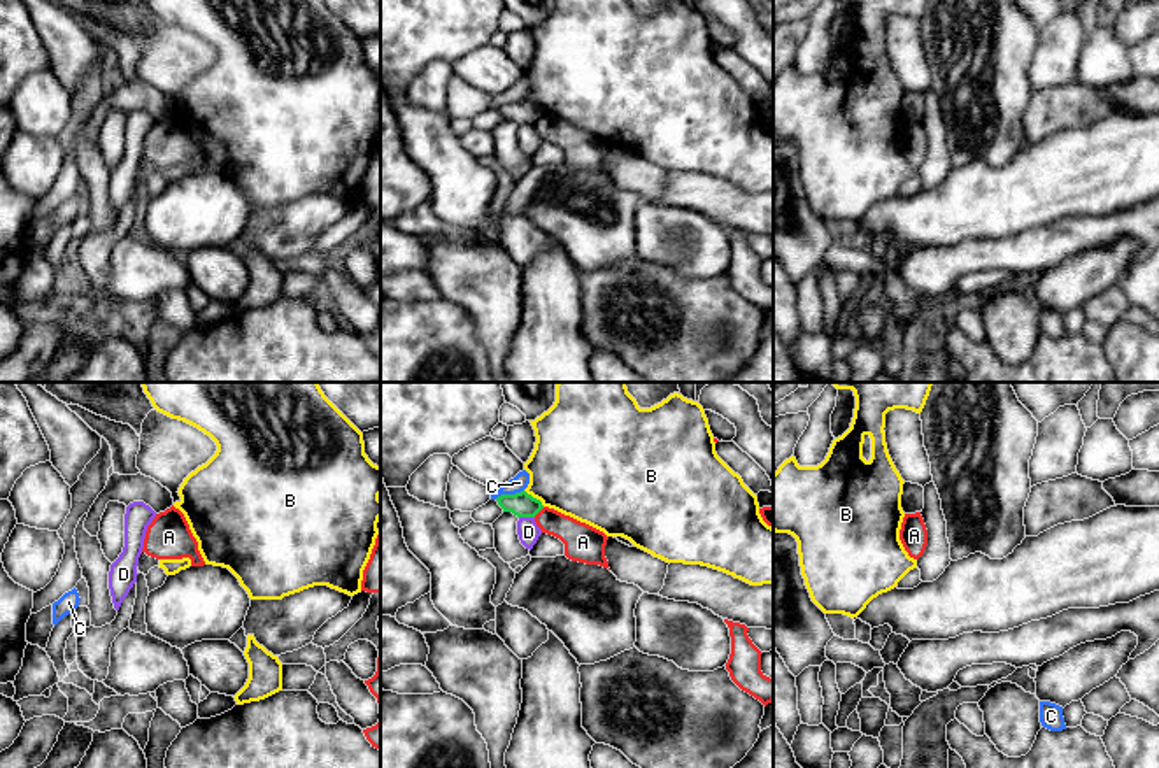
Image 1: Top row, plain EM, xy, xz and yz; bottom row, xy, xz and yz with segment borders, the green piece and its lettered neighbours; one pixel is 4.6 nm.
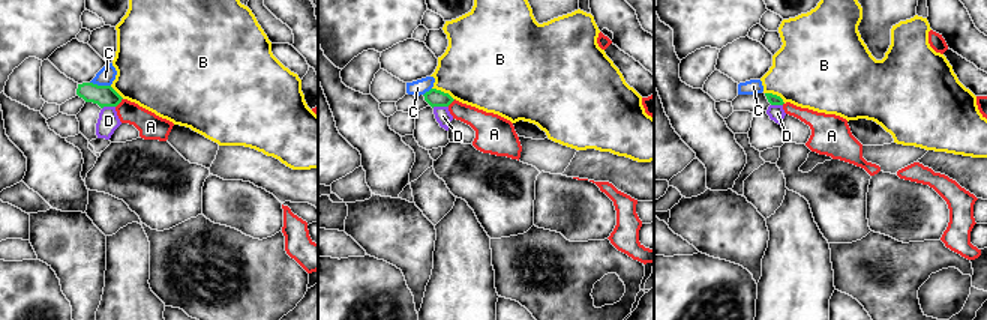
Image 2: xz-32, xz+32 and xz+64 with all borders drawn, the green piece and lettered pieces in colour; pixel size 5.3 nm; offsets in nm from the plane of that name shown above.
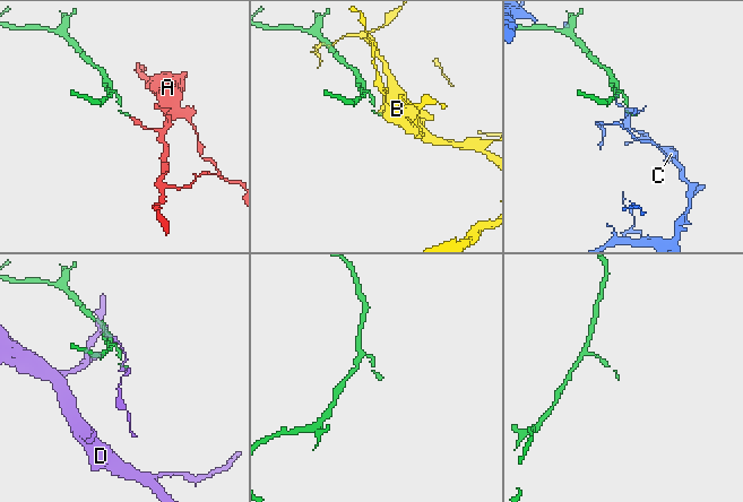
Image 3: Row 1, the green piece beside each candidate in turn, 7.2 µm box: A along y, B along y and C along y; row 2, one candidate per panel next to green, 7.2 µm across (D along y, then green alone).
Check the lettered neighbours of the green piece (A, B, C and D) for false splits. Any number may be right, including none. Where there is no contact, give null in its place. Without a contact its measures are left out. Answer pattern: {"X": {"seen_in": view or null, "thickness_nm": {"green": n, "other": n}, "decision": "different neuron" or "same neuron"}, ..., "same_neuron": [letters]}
{"A": {"seen_in": "xz", "thickness_nm": {"green": 110, "other": 170}, "decision": "different neuron"}, "B": {"seen_in": "xz", "thickness_nm": {"green": 110, "other": 460}, "decision": "different neuron"}, "C": {"seen_in": "xz", "thickness_nm": {"green": 110, "other": 80}, "decision": "different neuron"}, "D": {"seen_in": "xz", "thickness_nm": {"green": 110, "other": 100}, "decision": "different neuron"}, "same_neuron": []}

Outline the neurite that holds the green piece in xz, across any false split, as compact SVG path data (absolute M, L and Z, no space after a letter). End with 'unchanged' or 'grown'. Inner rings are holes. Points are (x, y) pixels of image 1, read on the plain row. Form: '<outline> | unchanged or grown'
M526 98L516 102L501 102L496 105L503 119L512 119L517 124L535 124L542 116L542 109Z | unchanged

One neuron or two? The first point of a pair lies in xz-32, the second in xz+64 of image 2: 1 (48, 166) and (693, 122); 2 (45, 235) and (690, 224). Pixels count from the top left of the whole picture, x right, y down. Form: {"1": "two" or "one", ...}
{"1": "one", "2": "one"}

